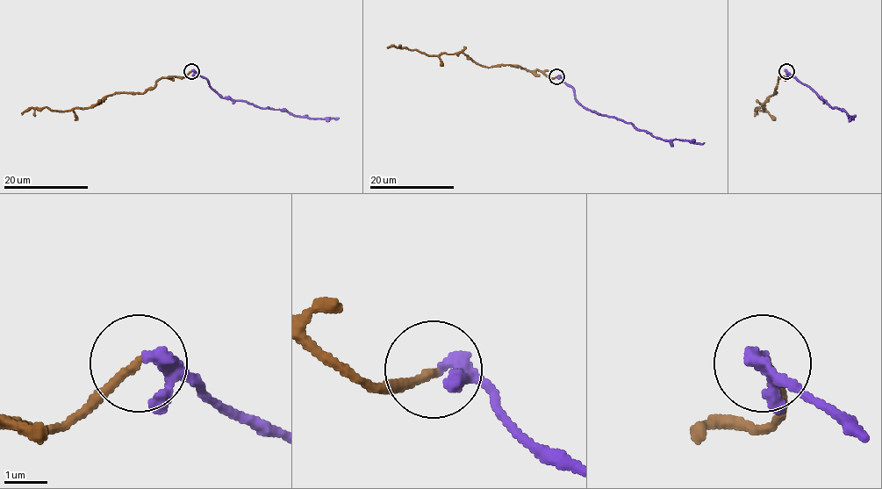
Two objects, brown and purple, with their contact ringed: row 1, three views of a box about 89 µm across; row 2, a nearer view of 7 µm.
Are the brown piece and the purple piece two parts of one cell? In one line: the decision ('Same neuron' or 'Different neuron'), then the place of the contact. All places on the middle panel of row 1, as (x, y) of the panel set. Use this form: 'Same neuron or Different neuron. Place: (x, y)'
Same neuron. Place: (556, 76)

